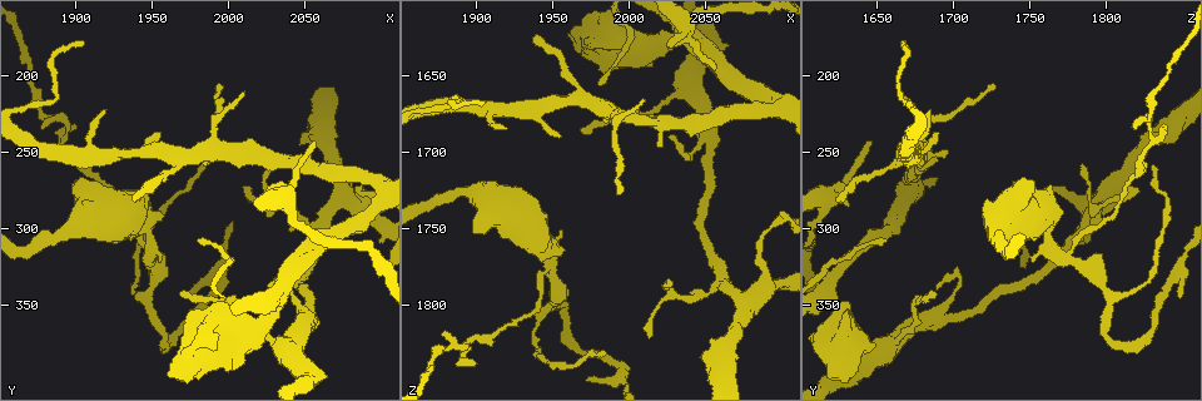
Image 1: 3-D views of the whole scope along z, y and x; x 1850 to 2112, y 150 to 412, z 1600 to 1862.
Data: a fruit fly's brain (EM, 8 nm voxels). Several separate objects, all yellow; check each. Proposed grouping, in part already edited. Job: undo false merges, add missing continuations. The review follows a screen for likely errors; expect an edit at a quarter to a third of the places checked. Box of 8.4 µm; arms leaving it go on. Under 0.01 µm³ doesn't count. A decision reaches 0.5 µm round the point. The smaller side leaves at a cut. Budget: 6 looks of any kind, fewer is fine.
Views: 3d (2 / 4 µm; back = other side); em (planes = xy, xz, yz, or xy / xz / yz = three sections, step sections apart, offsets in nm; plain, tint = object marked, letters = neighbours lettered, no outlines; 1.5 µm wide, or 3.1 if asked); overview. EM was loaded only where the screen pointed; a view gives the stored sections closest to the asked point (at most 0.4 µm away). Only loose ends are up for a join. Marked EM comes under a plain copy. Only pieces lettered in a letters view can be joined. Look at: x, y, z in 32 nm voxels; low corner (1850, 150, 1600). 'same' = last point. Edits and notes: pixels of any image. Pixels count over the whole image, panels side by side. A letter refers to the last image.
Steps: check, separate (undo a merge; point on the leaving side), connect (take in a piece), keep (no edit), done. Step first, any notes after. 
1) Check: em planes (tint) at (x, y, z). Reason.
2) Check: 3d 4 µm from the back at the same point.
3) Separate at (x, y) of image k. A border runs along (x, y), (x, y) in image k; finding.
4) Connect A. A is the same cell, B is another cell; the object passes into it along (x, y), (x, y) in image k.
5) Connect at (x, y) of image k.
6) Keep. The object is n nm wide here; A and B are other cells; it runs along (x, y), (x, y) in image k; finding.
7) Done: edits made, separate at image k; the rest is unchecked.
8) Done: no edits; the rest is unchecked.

Check: em planes (letters) at (2024, 256, 1784). Branch stops here.

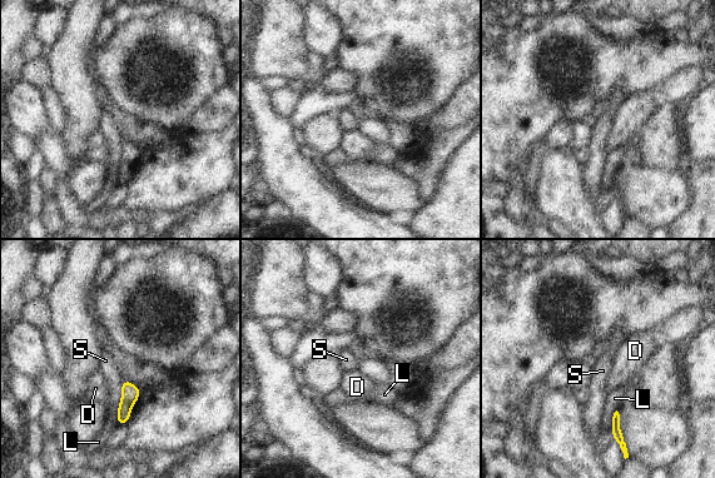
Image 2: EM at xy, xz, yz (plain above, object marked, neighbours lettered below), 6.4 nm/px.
Keep. The object is 120 nm wide here; D, L and S are other cells; none of them fits.

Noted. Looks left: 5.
Check: em yz step 4 (tint) at (1904, 180, 1668). End of a long branch.

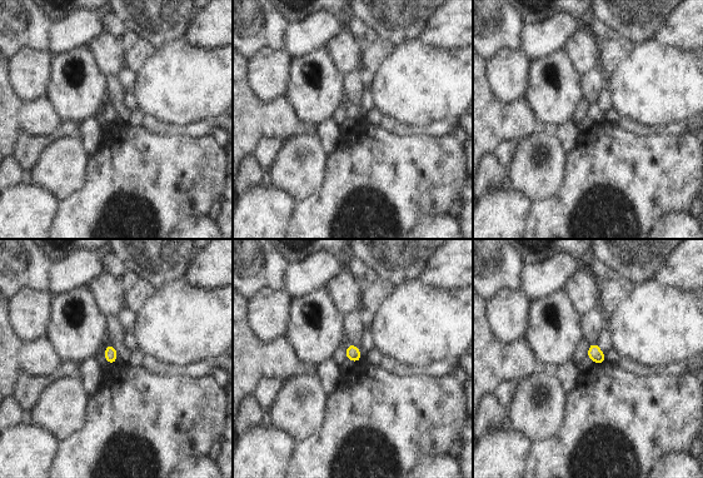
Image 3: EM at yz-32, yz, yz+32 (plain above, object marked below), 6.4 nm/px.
Check: em yz step 4 (letters) at the same point. See the neighbours.

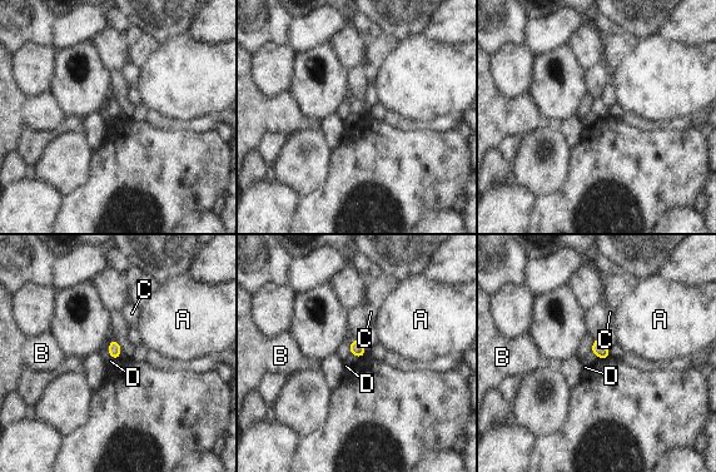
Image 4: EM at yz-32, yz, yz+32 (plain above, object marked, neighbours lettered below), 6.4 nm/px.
Keep. A, B, C and D are other cells; a border runs along (591, 352), (600, 358) in image 4; none of them fits.

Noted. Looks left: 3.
Check: 3d 4 µm at (2098, 270, 1674). Sharp bend.

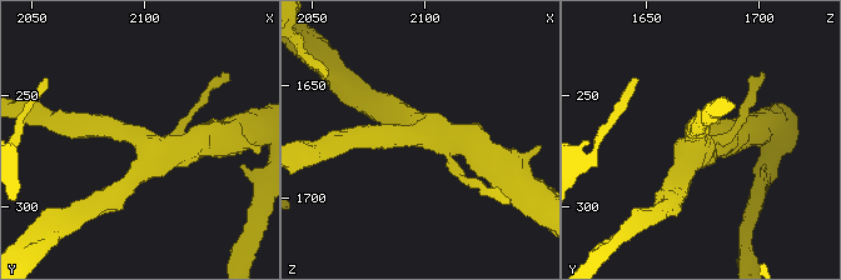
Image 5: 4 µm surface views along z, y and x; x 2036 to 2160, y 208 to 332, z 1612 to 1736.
Check: em xz step 8 (tint) at (2098, 271, 1673). Need the tissue.

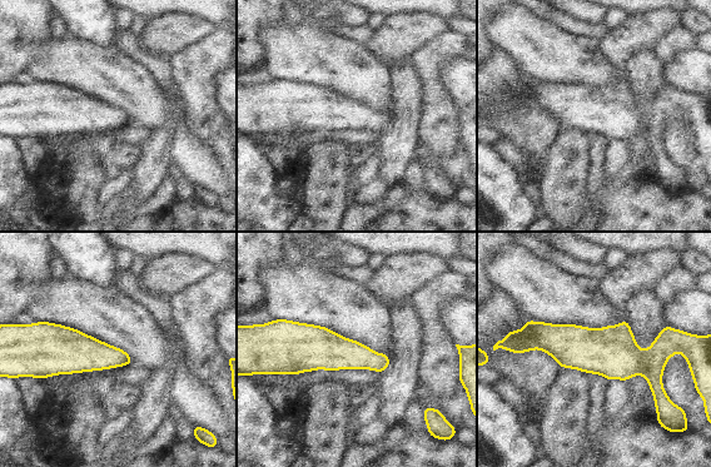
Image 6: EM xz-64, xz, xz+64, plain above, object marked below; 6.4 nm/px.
Check: em planes (letters) at the same point.

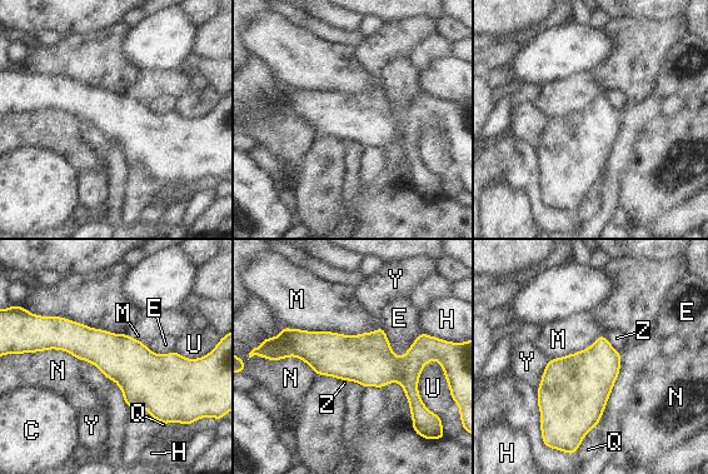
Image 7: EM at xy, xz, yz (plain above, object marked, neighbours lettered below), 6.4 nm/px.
Keep. C, E, H, M, N, Q, U, Y and Z are other cells; it runs along (279, 349), (427, 359) in image 7; all the same neuron.

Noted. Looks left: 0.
Done: no edits; the rest is unchecked.

